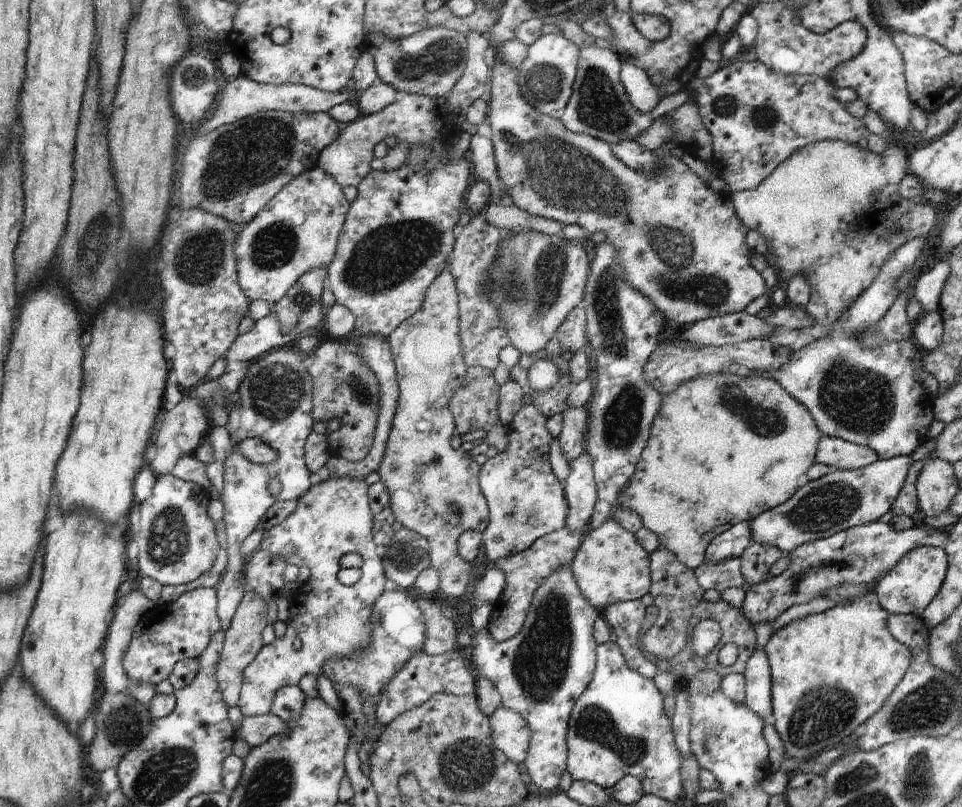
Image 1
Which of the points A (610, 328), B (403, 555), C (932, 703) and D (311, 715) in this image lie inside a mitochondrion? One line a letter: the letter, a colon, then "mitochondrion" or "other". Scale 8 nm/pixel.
A: mitochondrion
B: mitochondrion
C: mitochondrion
D: other

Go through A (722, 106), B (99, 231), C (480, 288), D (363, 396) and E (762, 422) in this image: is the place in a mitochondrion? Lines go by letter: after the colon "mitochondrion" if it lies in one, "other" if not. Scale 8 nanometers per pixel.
A: mitochondrion
B: mitochondrion
C: mitochondrion
D: mitochondrion
E: mitochondrion

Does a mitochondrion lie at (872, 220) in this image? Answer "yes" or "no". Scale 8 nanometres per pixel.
no

